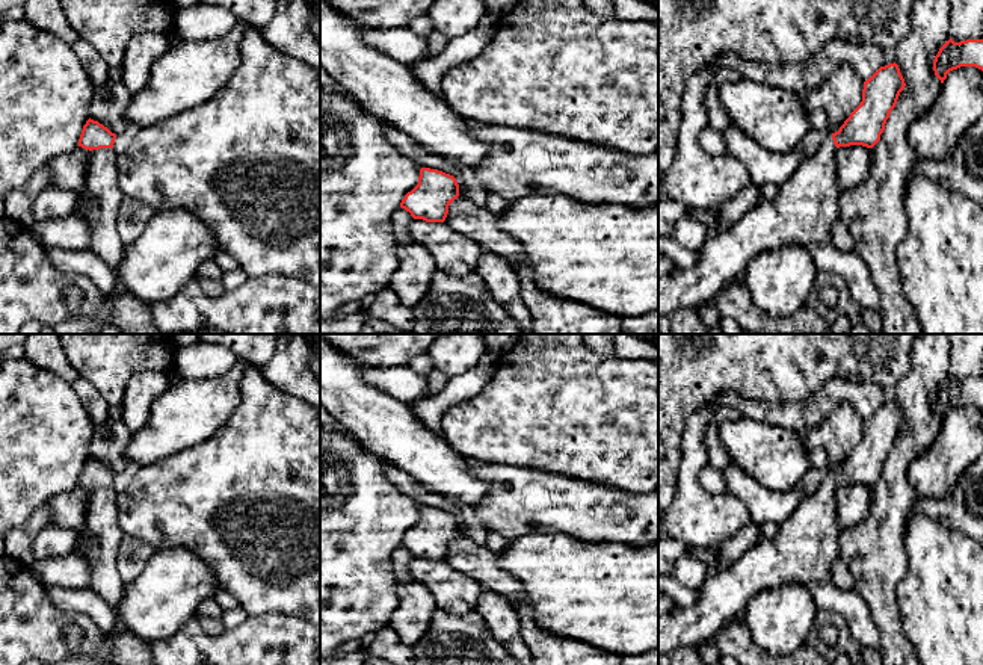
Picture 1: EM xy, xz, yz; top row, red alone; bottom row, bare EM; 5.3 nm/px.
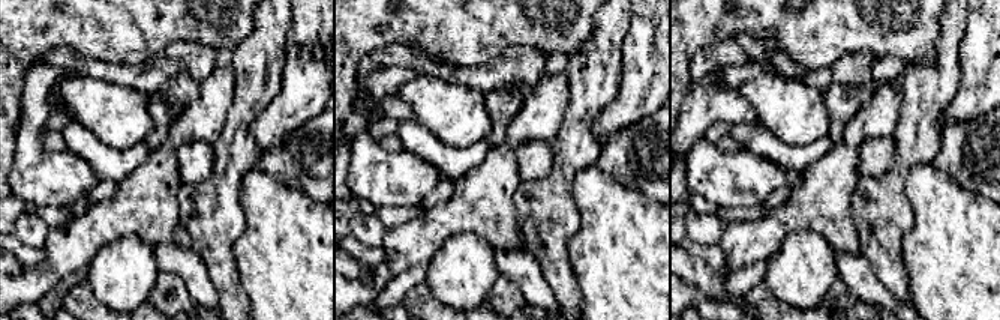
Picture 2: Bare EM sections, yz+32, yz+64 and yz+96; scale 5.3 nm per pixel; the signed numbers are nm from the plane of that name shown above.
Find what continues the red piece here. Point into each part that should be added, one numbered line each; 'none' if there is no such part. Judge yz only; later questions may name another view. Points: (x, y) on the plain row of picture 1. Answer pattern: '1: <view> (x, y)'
1: yz (805, 546)

